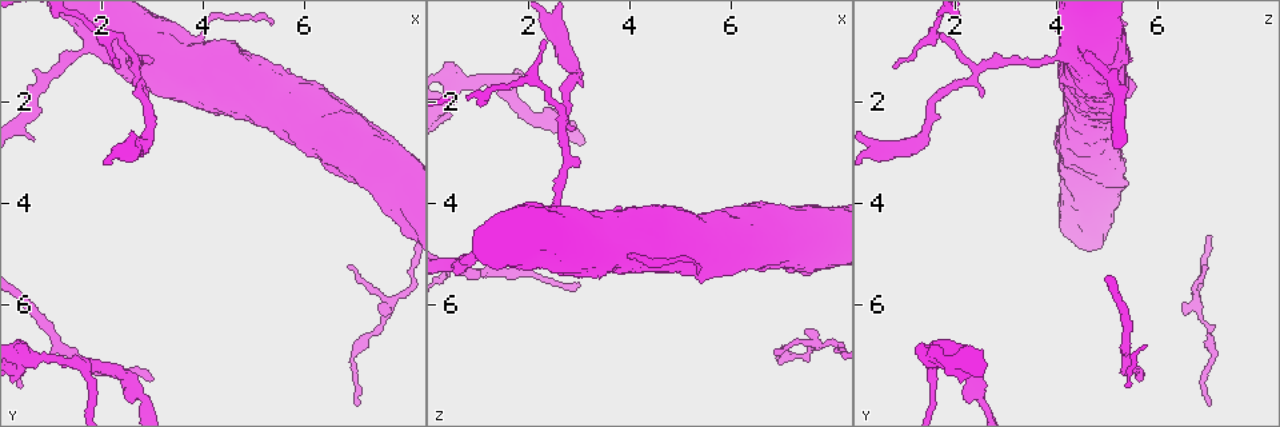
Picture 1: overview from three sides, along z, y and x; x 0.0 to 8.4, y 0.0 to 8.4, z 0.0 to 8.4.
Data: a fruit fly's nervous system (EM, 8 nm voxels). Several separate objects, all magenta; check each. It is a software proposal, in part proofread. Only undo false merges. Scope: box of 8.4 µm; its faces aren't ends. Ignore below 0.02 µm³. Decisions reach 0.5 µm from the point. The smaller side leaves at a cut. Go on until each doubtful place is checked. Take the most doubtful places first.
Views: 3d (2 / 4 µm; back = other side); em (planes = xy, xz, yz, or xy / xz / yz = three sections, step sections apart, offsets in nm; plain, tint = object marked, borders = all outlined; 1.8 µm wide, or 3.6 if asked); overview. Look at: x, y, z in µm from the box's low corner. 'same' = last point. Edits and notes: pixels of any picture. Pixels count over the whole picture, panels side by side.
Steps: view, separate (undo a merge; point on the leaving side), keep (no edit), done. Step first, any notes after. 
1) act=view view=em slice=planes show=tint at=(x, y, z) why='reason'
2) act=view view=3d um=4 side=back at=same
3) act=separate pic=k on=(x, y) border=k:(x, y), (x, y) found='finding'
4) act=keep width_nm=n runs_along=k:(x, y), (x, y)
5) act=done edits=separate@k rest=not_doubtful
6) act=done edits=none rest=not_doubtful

act=view view=3d um=4 at=(0.55, 7.00, 1.70) why='thin neck'

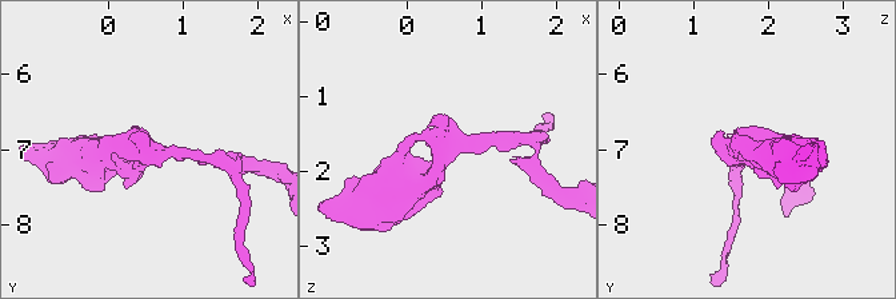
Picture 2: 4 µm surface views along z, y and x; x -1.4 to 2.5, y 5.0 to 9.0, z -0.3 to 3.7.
act=view view=em slice=planes show=tint at=(0.60, 7.05, 1.70)

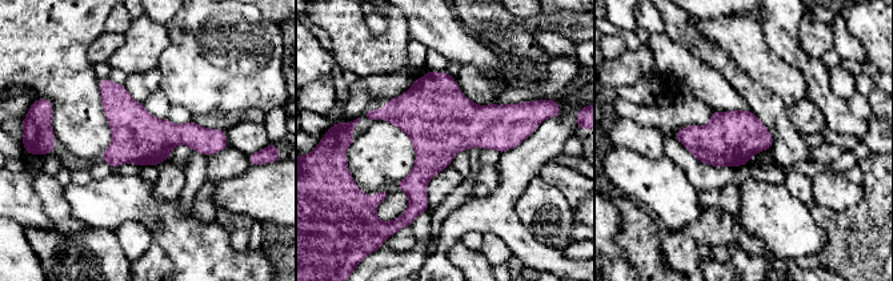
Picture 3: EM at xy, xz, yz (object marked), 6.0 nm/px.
act=keep runs_along=3:(101, 83), (153, 135), (224, 144) found='continuous, no second neuron'

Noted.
act=view view=3d um=2 at=(1.40, 7.10, 1.55)

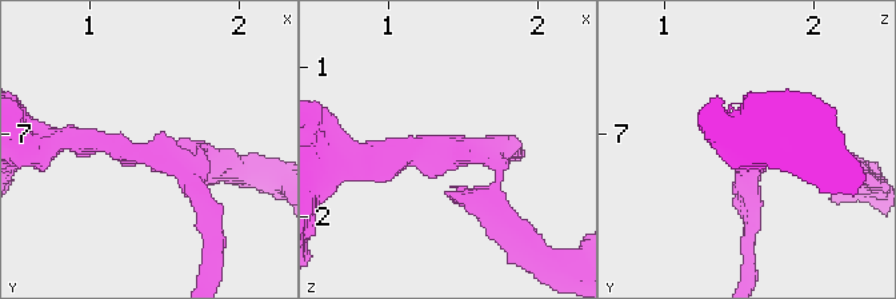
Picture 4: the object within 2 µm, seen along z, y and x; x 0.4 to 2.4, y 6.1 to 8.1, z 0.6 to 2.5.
act=view view=em slice=yz step=4 show=tint at=(1.38, 7.12, 1.62) why='need the tissue'

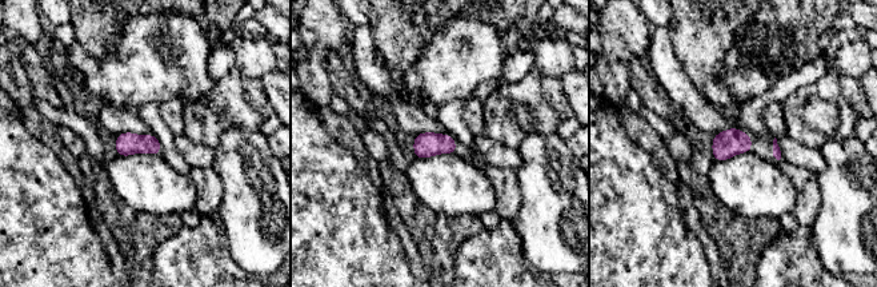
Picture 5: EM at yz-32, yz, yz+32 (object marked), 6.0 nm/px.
act=view view=em slice=xy step=16 show=borders at=same why='cut it another way'

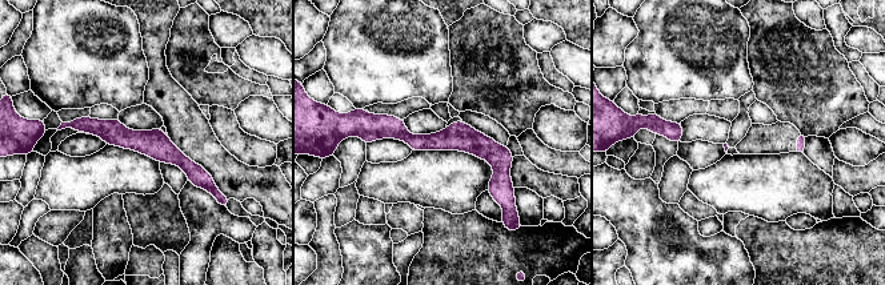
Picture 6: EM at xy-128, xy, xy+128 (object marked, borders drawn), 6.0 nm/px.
act=keep found='continuous, no second neuron'

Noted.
act=view view=em slice=xz step=4 show=tint at=(2.65, 1.35, 2.45) why='side arm on a straight run'

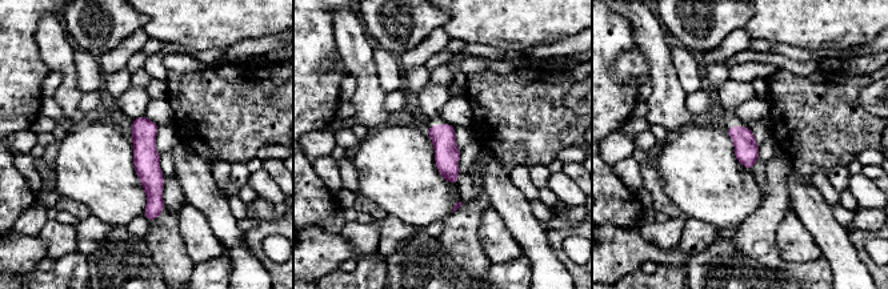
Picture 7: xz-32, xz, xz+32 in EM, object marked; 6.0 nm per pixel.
act=view view=em slice=planes show=tint at=same

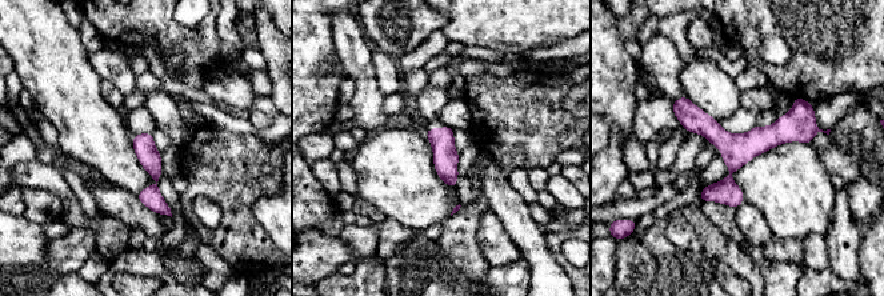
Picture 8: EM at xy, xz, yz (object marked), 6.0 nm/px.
act=keep width_nm=130 runs_along=8:(810, 110), (759, 139), (703, 198) found='all the same neuron'

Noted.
act=done edits=none rest=not_doubtful

